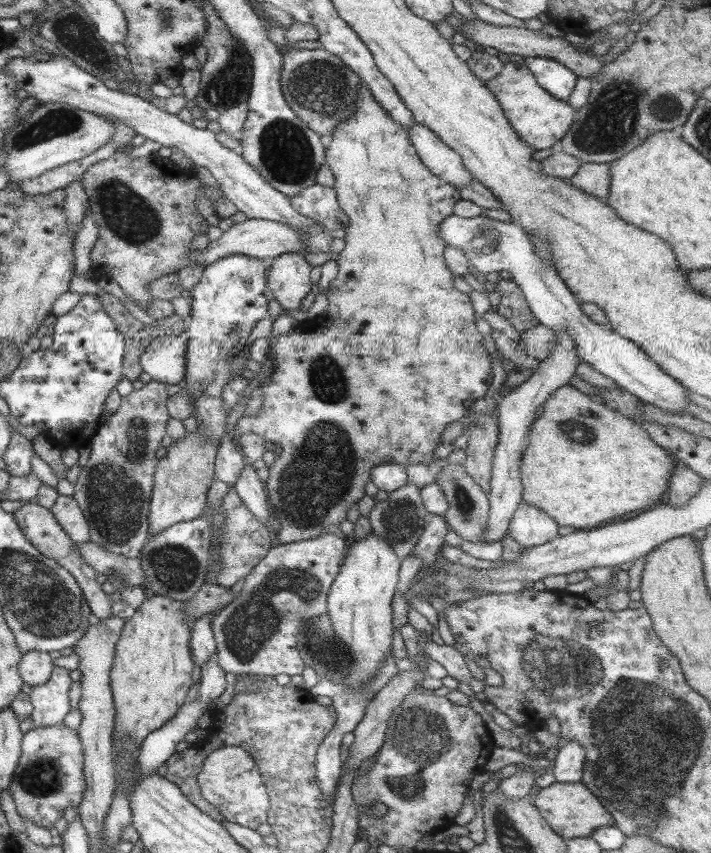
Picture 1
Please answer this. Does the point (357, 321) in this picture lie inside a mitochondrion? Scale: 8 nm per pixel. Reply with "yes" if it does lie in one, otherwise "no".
no

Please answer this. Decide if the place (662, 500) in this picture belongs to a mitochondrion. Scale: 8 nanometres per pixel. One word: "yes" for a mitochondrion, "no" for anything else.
no

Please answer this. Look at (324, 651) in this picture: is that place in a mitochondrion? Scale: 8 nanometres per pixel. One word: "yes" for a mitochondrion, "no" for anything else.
yes

